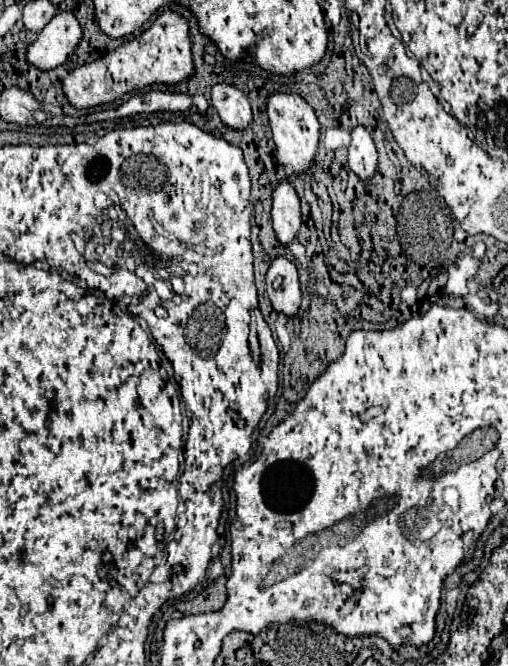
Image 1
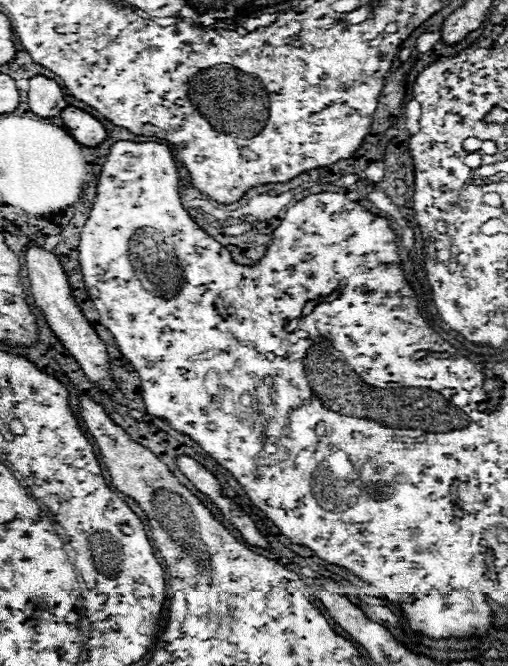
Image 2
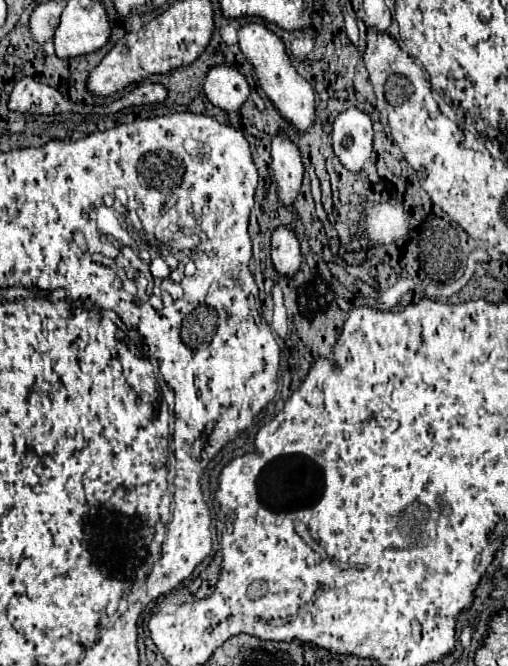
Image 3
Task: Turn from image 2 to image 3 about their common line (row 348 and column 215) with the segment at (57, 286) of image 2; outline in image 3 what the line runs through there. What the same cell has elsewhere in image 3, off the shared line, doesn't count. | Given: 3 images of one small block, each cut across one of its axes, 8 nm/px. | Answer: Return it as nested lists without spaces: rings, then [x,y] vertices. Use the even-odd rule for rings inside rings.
[[[216,66],[206,76],[204,92],[214,106],[224,112],[234,112],[250,96],[250,86],[236,68]]]

